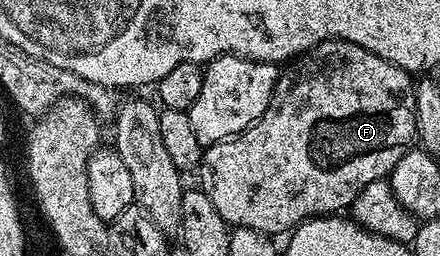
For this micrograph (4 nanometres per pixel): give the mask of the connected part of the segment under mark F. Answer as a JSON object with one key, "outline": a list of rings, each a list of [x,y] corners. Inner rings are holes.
{"outline":[[[329,38],[326,42],[318,42],[306,54],[298,55],[286,69],[280,73],[277,84],[273,88],[273,96],[269,100],[269,108],[265,108],[262,116],[248,130],[242,130],[234,138],[226,138],[217,144],[206,147],[203,158],[199,161],[197,167],[198,185],[205,192],[205,196],[209,196],[209,200],[213,200],[213,208],[217,208],[217,212],[221,212],[228,227],[244,226],[245,228],[253,228],[262,234],[278,236],[278,234],[284,233],[283,235],[286,235],[294,230],[299,223],[306,222],[308,218],[331,216],[336,212],[346,211],[354,198],[366,186],[382,178],[387,178],[397,164],[397,160],[401,160],[401,156],[405,156],[416,141],[415,82],[412,75],[408,71],[402,70],[401,67],[395,66],[389,60],[361,48],[361,44],[353,44],[343,38]]]}

